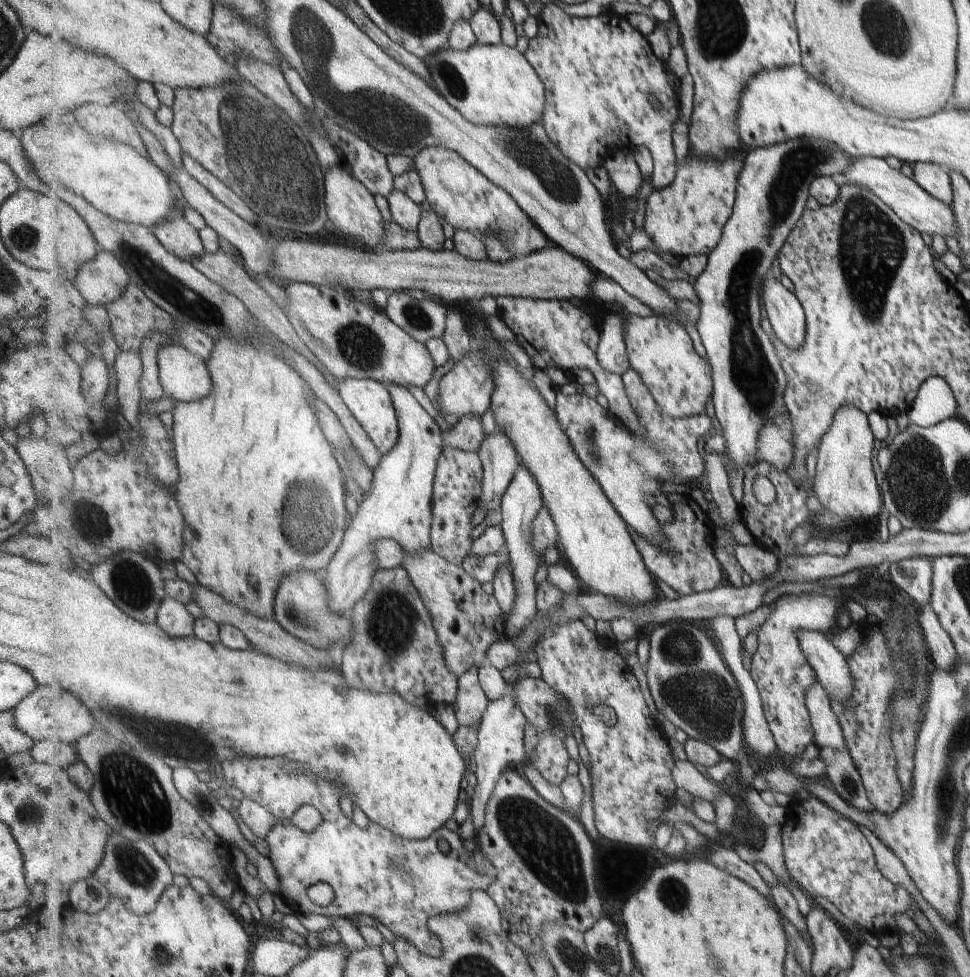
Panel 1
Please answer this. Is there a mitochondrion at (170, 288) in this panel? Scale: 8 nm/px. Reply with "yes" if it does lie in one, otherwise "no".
yes

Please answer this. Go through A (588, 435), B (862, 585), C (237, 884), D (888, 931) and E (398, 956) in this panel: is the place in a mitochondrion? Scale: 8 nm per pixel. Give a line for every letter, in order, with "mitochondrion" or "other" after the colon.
A: mitochondrion
B: other
C: other
D: other
E: other

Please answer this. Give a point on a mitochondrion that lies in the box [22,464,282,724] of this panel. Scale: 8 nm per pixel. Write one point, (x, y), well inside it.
(131, 583)

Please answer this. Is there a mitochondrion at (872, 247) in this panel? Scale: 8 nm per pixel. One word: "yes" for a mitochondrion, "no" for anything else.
yes

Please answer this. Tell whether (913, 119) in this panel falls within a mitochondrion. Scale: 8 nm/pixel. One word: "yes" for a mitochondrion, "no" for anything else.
no

